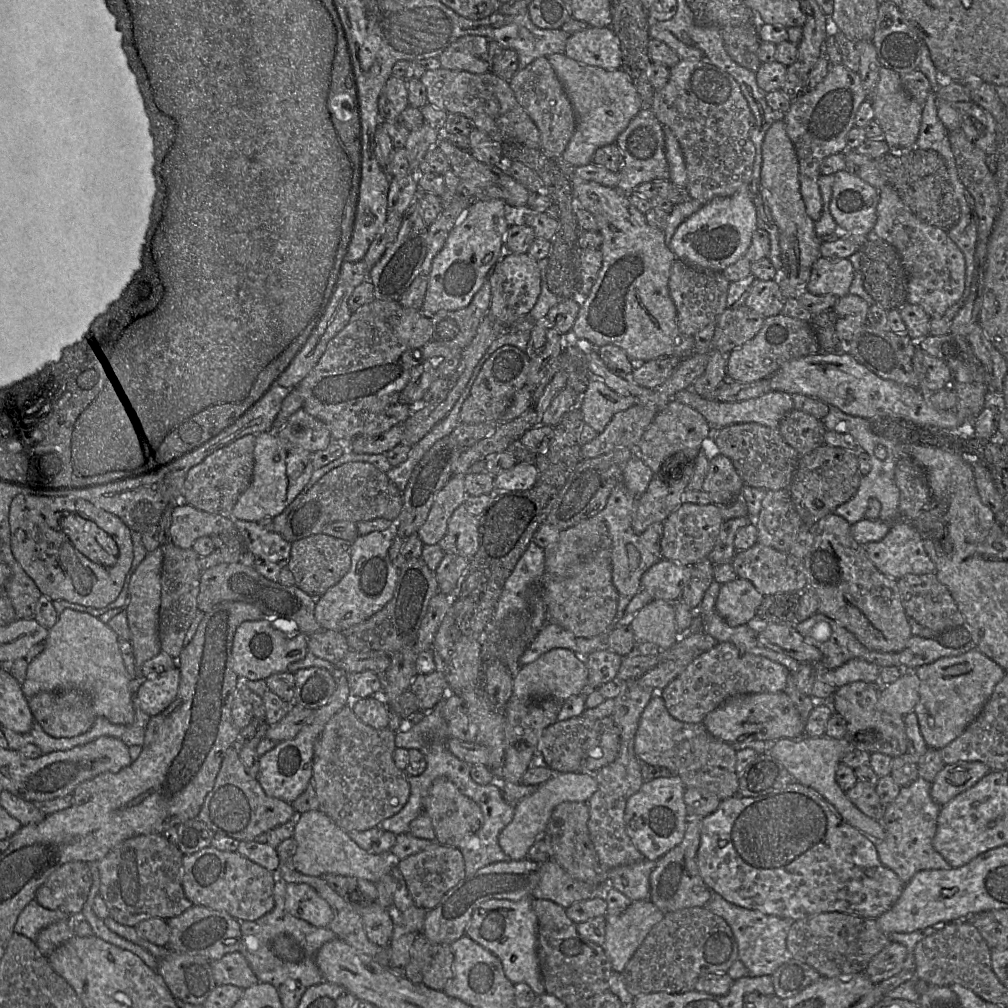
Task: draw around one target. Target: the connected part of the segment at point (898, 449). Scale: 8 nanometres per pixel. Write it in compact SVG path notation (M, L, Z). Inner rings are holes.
M830 406L829 413L821 421L827 431L834 430L852 435L858 442L860 449L870 458L870 470L866 475L863 475L857 492L848 502L838 506L834 513L846 519L850 524L854 524L865 519L869 501L875 499L881 504L878 517L880 521L900 521L902 519L901 493L895 479L895 468L900 459L909 457L900 445L901 442L894 442L879 436L873 432L869 419L846 414L835 406Z

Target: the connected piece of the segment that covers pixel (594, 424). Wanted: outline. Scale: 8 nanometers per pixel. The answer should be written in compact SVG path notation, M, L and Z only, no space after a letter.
M591 379L575 407L581 409L585 423L600 433L616 413L635 405L633 398L619 395L605 383Z

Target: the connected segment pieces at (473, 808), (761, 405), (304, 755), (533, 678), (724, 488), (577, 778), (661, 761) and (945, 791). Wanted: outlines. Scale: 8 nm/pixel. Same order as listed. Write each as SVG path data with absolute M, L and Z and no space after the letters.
M438 777L432 782L427 796L423 799L422 810L431 819L435 840L446 847L459 848L460 843L466 837L474 835L483 823L479 806L462 795L452 782L442 777Z
M689 388L679 391L675 396L674 402L680 402L694 408L704 416L713 428L748 422L777 428L784 416L794 409L793 395L779 391L771 391L762 396L744 401L720 402L706 399Z
M346 672L336 675L336 689L328 703L316 710L312 724L302 728L292 739L279 742L274 748L259 757L257 781L271 797L291 803L308 787L313 776L314 743L329 719L353 700L346 679Z
M553 649L534 662L522 666L513 676L512 696L519 700L533 700L543 698L567 698L586 693L588 690L588 669L584 658L568 649Z
M716 454L709 461L702 490L709 495L711 503L723 506L740 498L744 484L732 461L722 454Z
M557 773L541 784L540 788L516 803L512 821L501 831L498 843L503 852L512 861L524 860L528 850L546 834L546 826L552 810L565 801L584 802L597 790L598 784L594 776L587 773Z
M660 694L652 696L641 714L634 737L634 752L642 763L667 768L676 774L675 753L679 742L700 735L708 735L702 723L686 723L673 718L667 711Z
M982 762L946 764L931 782L931 797L940 806L975 785L991 769Z

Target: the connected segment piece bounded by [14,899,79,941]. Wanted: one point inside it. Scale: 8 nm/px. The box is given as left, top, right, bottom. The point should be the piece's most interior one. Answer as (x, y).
(33, 918)

